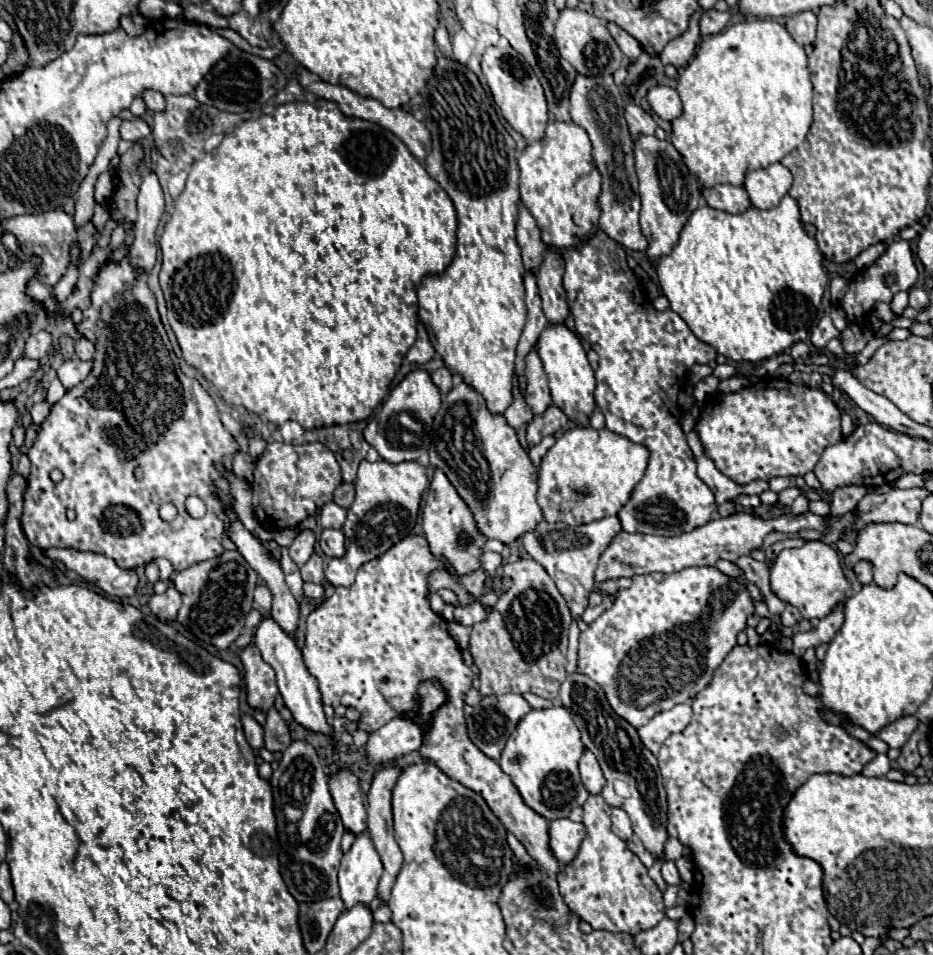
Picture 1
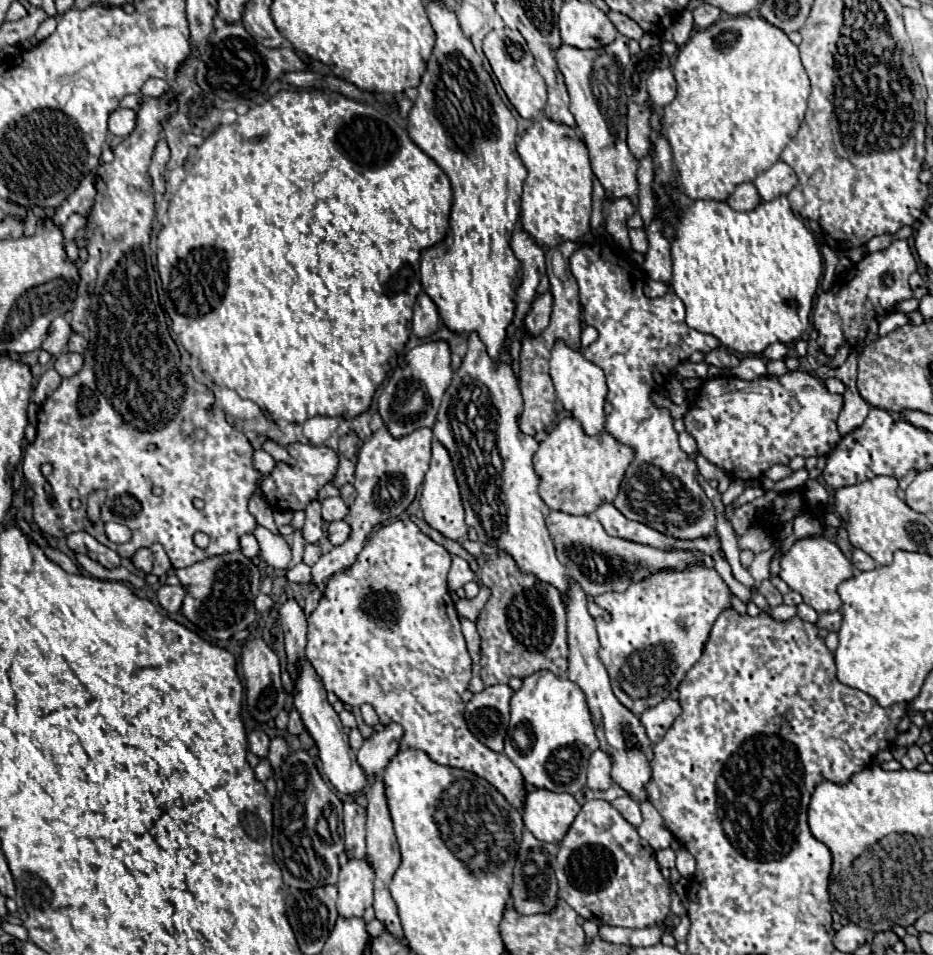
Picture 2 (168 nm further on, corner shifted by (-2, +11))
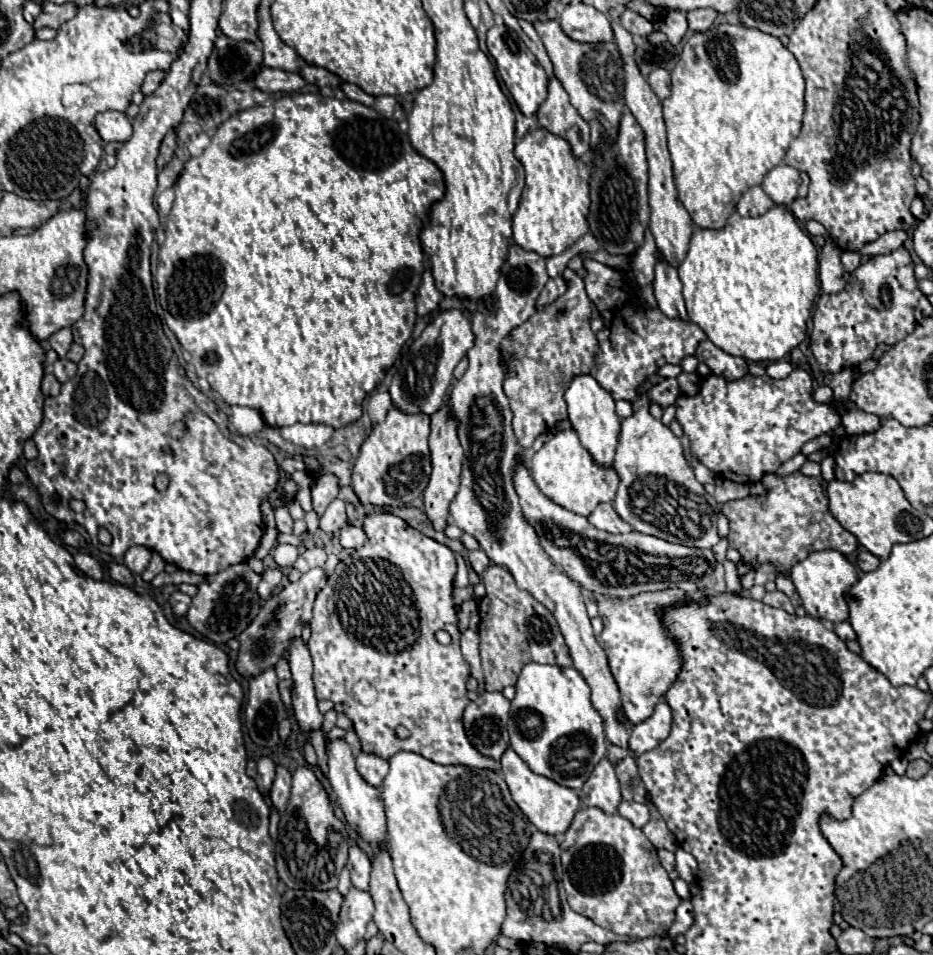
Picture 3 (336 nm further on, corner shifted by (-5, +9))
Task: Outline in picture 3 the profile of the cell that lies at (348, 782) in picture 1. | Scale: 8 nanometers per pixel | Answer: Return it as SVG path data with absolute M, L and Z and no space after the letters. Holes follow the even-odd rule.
M350 846L350 858L346 868L350 870L350 878L352 878L352 886L356 890L368 890L368 882L370 882L370 860L368 856L358 848L358 846Z

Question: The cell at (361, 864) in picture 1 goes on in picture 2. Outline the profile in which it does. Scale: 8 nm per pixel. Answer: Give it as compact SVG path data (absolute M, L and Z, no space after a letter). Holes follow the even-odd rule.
M351 858L345 866L341 866L339 872L339 898L337 898L337 910L341 916L363 916L365 908L373 904L373 880L375 880L375 870L367 862L367 858Z

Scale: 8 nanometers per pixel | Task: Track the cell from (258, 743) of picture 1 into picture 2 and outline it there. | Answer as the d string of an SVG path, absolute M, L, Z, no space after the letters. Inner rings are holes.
M253 730L253 732L249 732L247 738L249 738L251 752L257 754L259 758L265 758L267 750L269 750L269 736L263 730Z

